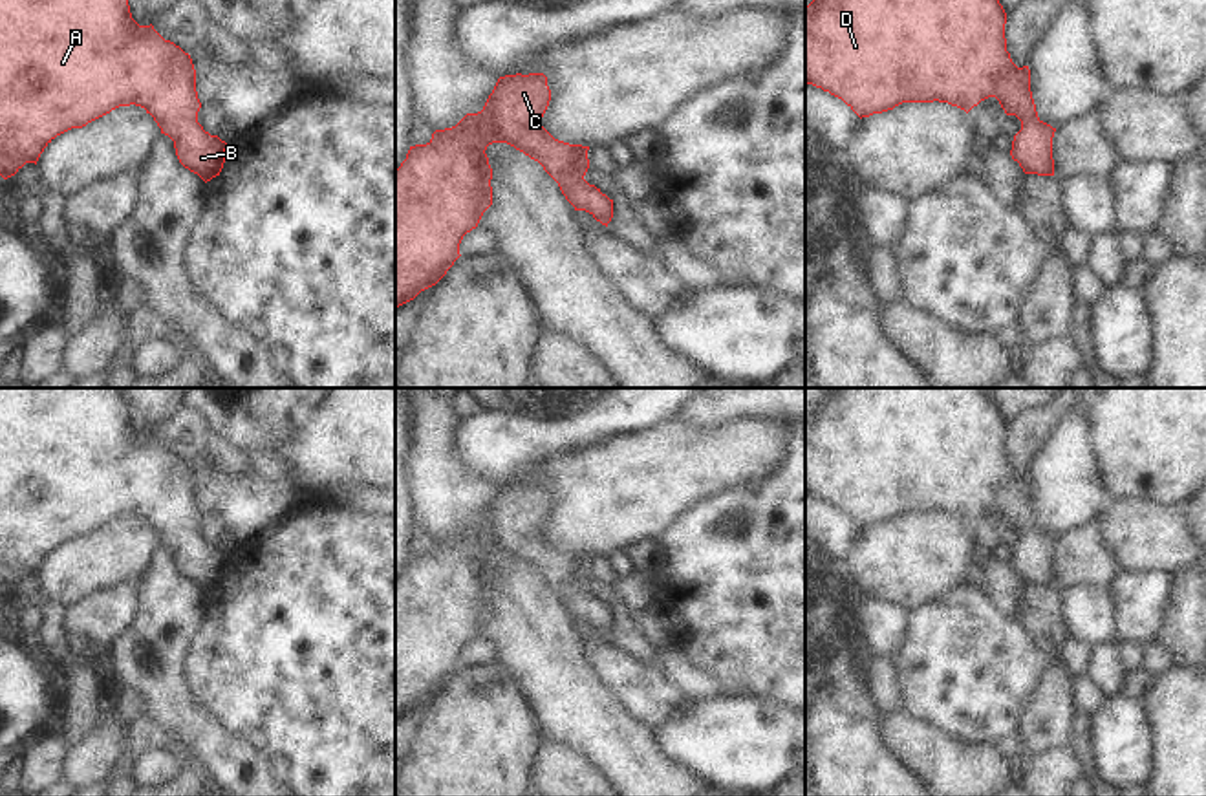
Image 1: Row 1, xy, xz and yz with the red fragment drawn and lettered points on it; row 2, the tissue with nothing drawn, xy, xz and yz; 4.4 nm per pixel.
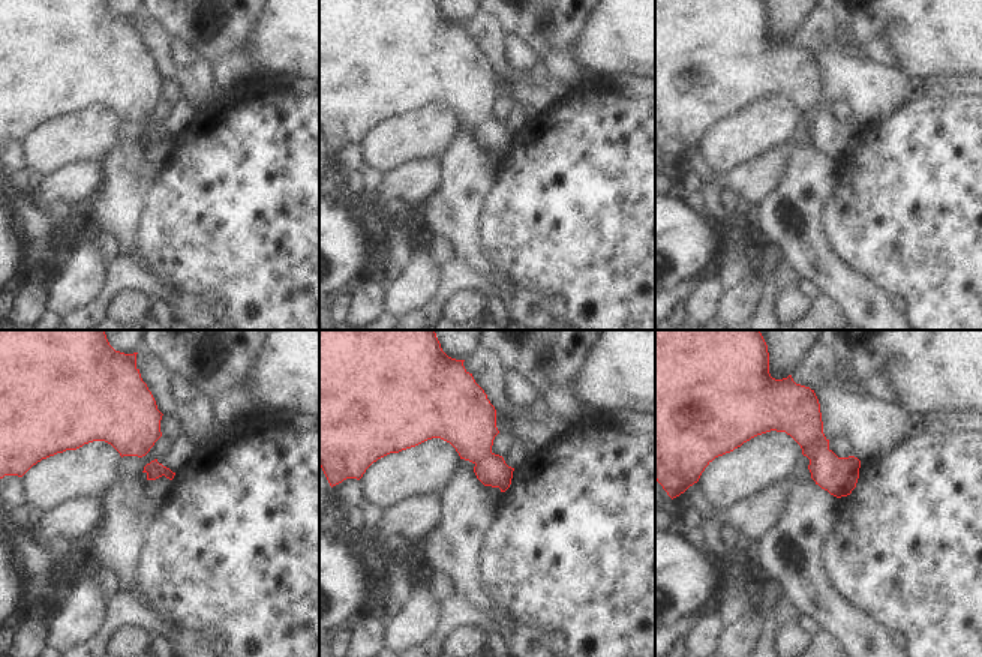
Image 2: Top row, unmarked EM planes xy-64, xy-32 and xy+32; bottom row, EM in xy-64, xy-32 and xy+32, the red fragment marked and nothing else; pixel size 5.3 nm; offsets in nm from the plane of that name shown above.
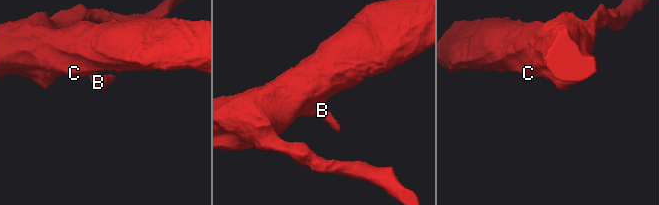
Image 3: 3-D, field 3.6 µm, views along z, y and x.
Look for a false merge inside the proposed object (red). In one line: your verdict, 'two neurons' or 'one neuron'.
one neuron

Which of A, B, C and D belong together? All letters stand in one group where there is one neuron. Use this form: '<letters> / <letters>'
A B C D

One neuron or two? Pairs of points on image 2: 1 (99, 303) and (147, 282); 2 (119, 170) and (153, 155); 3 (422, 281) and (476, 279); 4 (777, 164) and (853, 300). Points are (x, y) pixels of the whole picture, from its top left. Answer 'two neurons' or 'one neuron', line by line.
1: one neuron
2: two neurons
3: two neurons
4: two neurons

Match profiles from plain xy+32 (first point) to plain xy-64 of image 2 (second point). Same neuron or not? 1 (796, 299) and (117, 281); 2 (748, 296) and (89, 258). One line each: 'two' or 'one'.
1: two
2: one

